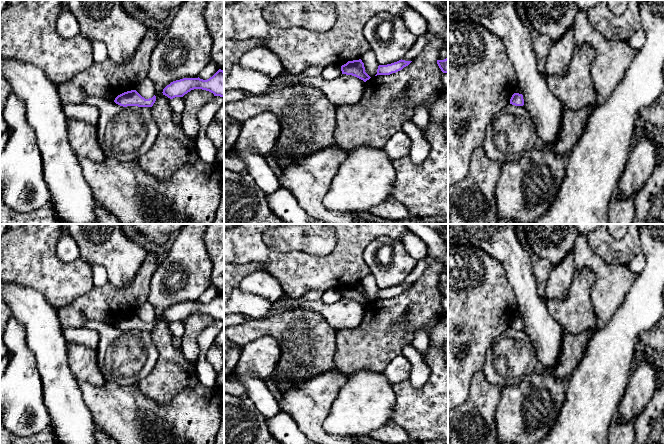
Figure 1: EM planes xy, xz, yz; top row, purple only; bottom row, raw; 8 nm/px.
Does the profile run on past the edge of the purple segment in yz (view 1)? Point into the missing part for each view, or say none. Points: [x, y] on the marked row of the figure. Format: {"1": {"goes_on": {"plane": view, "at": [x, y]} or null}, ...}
{"1": {"goes_on": null}}

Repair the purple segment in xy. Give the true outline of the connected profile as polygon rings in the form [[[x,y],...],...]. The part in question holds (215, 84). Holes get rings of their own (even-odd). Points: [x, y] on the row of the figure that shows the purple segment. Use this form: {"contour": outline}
{"contour": [[[219,69],[212,77],[207,80],[198,78],[183,78],[171,82],[163,89],[163,95],[170,99],[183,97],[185,94],[194,89],[209,91],[214,96],[224,98],[224,71]]]}

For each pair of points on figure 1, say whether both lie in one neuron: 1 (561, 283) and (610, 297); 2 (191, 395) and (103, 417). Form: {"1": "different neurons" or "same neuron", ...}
{"1": "different neurons", "2": "same neuron"}

